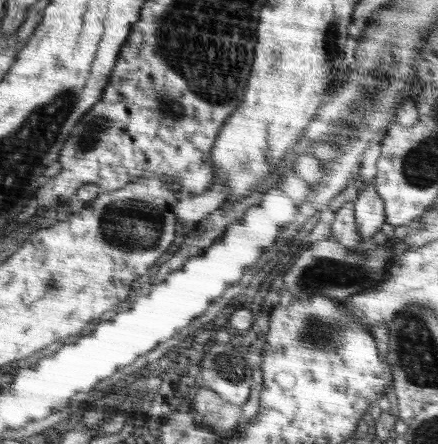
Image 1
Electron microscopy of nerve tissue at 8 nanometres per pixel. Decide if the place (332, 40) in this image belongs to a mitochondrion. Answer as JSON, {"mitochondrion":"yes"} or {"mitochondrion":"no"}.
{"mitochondrion":"yes"}

